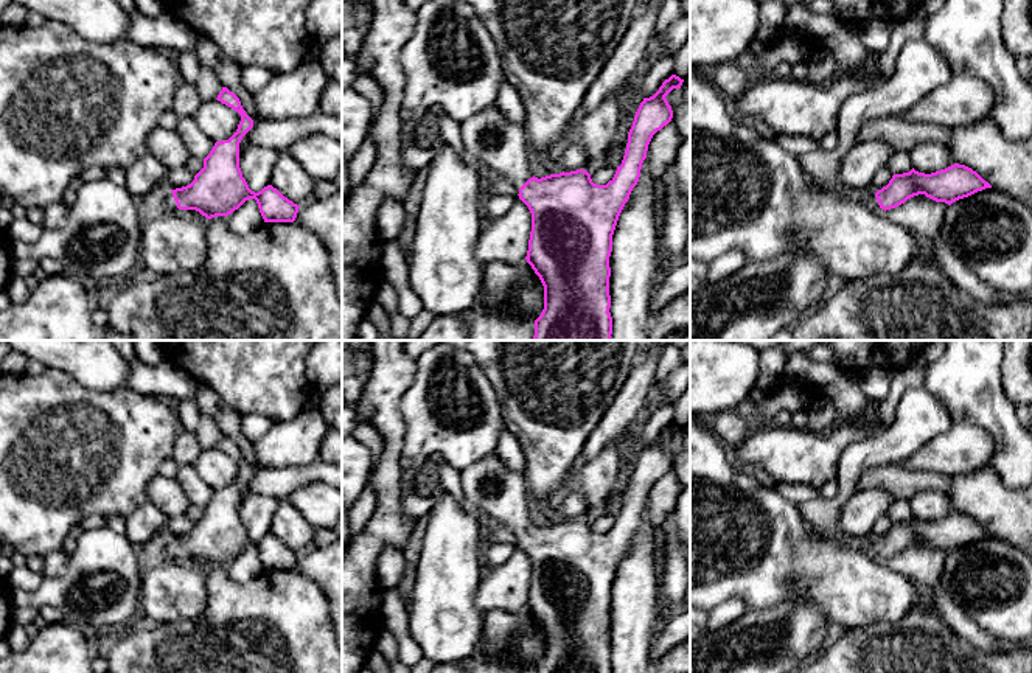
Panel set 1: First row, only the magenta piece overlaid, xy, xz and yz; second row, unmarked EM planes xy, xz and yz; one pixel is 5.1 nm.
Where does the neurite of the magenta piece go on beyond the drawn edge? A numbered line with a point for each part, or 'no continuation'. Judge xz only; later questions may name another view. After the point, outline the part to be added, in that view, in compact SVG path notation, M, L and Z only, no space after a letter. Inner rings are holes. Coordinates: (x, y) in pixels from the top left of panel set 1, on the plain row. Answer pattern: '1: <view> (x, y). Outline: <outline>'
1: xz (501, 495). Outline: M493 452L460 471L460 485L468 502L485 521L496 521L519 538L533 525L525 474L511 471Z

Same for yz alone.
1: yz (871, 550). Outline: M858 541L858 542L849 542L849 544L852 544L853 549L863 552L864 555L867 555L870 558L880 556L875 542L873 544L864 544L863 541Z

